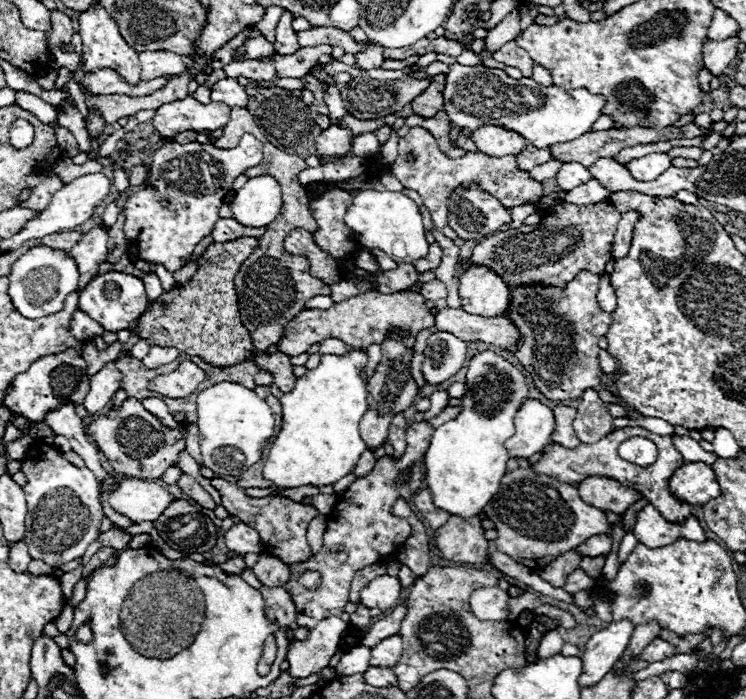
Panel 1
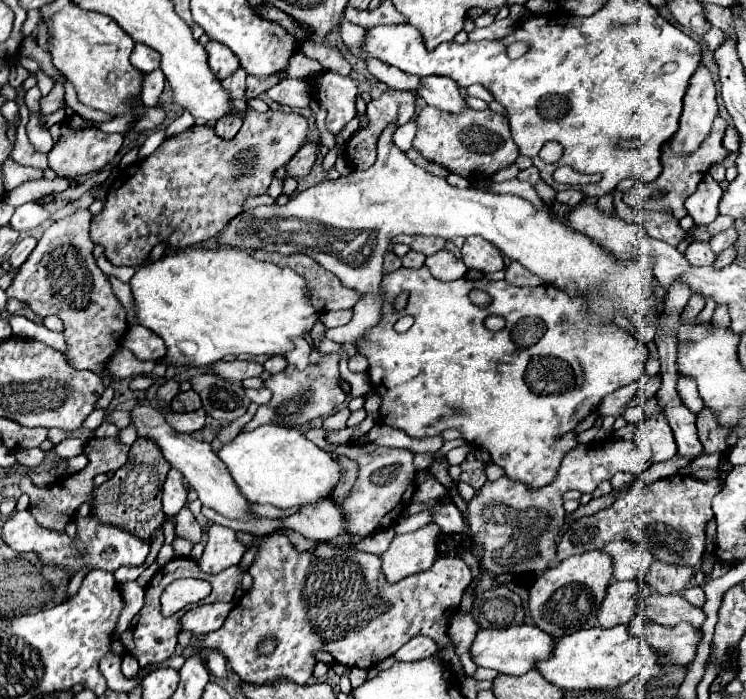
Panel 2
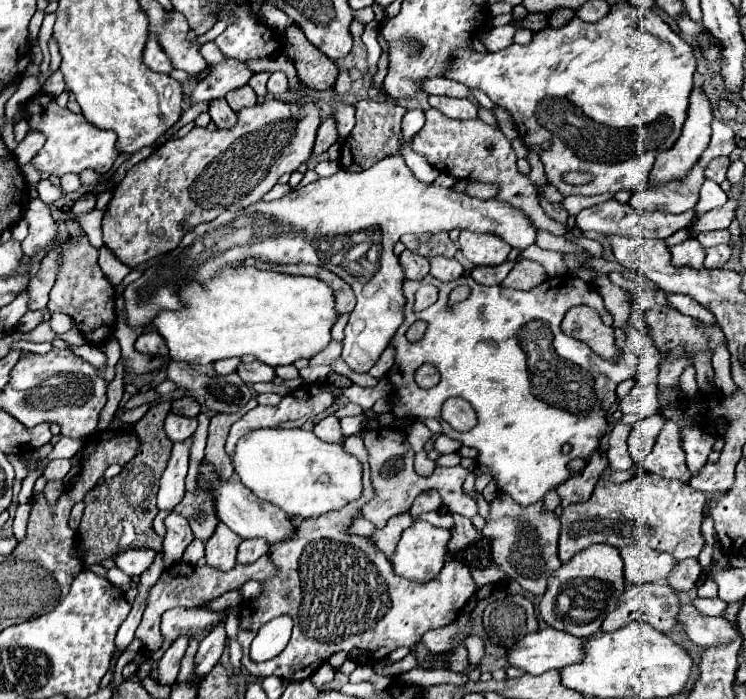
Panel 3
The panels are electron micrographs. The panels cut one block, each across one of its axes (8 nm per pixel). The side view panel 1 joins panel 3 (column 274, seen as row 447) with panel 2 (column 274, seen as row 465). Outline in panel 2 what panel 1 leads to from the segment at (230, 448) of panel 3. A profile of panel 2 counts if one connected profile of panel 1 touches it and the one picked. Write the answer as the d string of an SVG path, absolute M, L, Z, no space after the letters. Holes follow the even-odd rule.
M338 354L324 356L318 364L308 366L304 372L296 370L292 364L280 374L274 374L270 380L266 380L266 388L274 388L272 400L258 408L256 416L242 428L246 432L262 426L262 424L282 424L282 426L300 426L304 422L310 422L318 416L332 414L346 398L346 394L340 388L340 372L338 372Z

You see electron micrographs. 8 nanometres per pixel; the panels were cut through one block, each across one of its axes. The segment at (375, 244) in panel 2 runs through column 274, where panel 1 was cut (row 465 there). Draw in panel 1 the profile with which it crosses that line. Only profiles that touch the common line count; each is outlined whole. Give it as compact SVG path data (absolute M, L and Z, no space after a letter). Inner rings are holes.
M220 382L198 394L198 430L202 464L218 476L238 478L244 470L262 458L262 448L274 434L274 416L270 406L240 384Z

